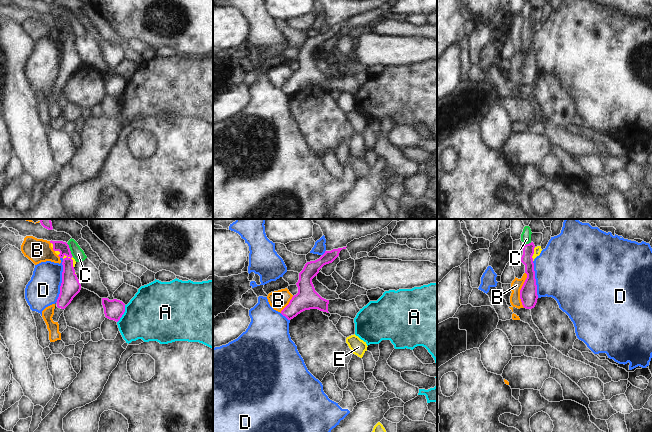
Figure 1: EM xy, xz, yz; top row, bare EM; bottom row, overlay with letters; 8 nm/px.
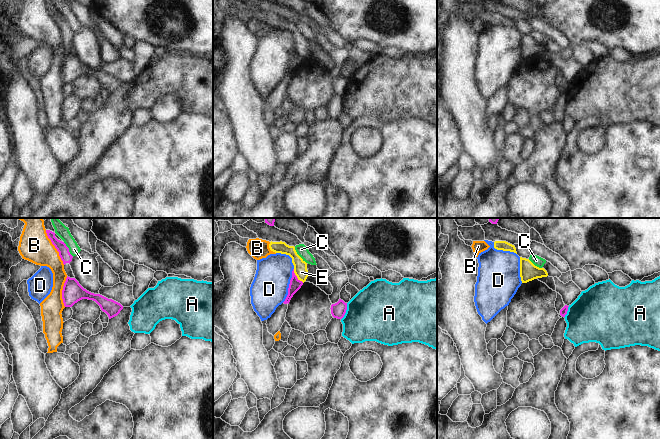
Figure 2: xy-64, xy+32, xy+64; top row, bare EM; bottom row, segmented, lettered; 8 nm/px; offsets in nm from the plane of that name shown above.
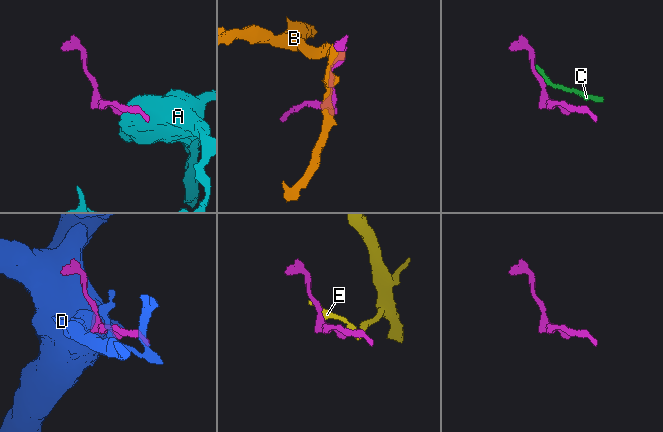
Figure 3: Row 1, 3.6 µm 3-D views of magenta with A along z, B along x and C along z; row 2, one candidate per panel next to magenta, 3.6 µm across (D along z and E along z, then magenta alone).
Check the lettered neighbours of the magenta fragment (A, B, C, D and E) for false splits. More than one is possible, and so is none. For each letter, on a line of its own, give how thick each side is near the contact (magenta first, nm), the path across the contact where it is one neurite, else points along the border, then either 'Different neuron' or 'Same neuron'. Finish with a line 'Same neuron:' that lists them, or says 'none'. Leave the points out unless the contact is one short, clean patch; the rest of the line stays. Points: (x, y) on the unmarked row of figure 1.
A: Thickness 160 nm (magenta) against 440 nm. Boundary: xy (125, 81), (125, 87), (117, 98). Different neuron
B: Thickness 140 nm (magenta) against 90 nm. Boundary: yz (525, 48), (526, 55), (520, 66), (520, 77), (523, 83). Different neuron
C: Thickness 130 nm (magenta) against 100 nm. Boundary: xy (66, 19), (73, 32). Different neuron
D: Thickness 160 nm (magenta) against 260 nm. Different neuron
E: Thickness 100 nm (magenta) against 60 nm. Boundary: yz (535, 23), (532, 36). Different neuron
Same neuron: none.

